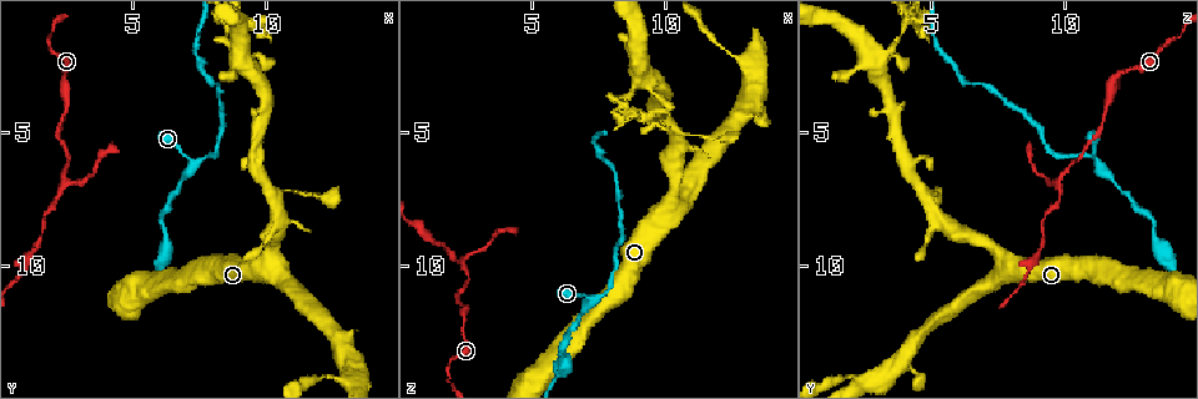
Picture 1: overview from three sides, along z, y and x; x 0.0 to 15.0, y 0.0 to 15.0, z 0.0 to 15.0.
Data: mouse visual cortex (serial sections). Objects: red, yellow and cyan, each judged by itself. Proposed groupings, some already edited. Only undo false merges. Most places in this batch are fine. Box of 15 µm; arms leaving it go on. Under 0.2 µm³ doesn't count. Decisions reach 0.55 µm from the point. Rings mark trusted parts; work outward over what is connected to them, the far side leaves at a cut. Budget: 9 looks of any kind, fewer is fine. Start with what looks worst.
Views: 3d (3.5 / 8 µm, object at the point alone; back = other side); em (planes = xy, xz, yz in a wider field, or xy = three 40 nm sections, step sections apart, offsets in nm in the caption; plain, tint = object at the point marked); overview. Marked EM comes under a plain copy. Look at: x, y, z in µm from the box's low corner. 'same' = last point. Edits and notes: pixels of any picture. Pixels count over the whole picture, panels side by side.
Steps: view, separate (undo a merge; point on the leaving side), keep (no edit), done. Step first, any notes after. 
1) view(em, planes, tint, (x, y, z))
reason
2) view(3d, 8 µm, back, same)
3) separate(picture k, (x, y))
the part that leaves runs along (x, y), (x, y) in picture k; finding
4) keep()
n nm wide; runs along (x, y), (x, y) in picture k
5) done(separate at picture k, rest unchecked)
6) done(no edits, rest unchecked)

view(3d, 3.5 µm, (7.2, 6.1, 11.3))
branch point

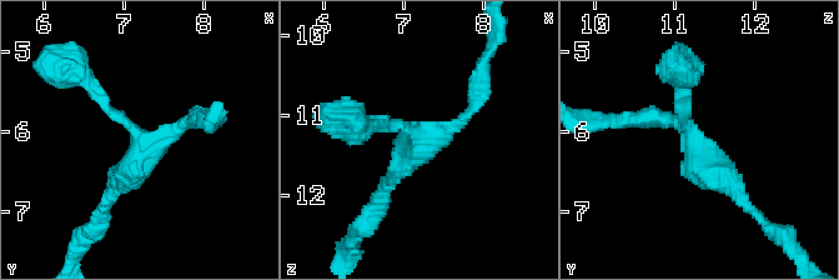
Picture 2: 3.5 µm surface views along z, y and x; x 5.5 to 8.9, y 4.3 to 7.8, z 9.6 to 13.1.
view(em, xy, step 2, tint, (7.25, 6.10, 11.25))
need the tissue

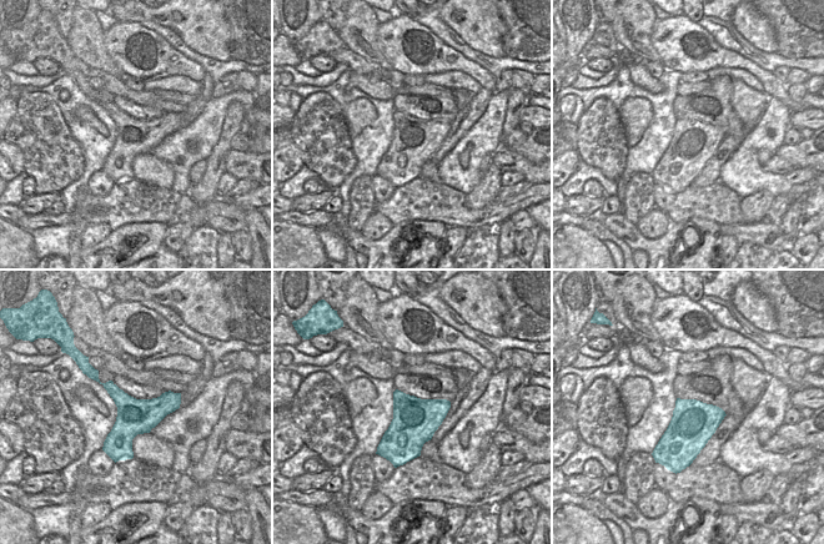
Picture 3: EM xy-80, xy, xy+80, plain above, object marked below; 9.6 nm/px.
keep()
runs along (93, 374), (125, 403), (129, 456) in picture 3; all the same cell

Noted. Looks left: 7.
view(3d, 3.5 µm, (2.4, 2.8, 12.2))
sudden change in width

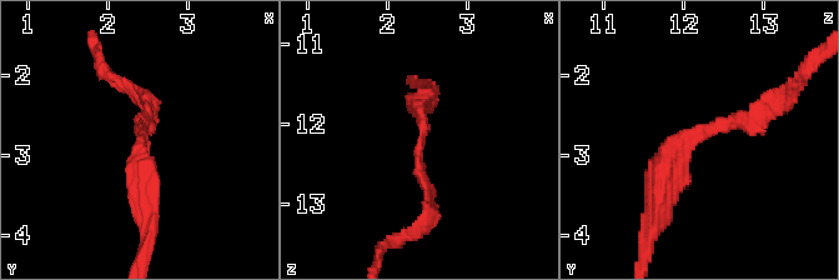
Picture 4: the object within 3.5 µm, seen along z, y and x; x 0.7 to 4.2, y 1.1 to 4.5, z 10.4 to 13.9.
view(em, xy, step 3, tint, (2.45, 2.75, 12.10))
need the tissue

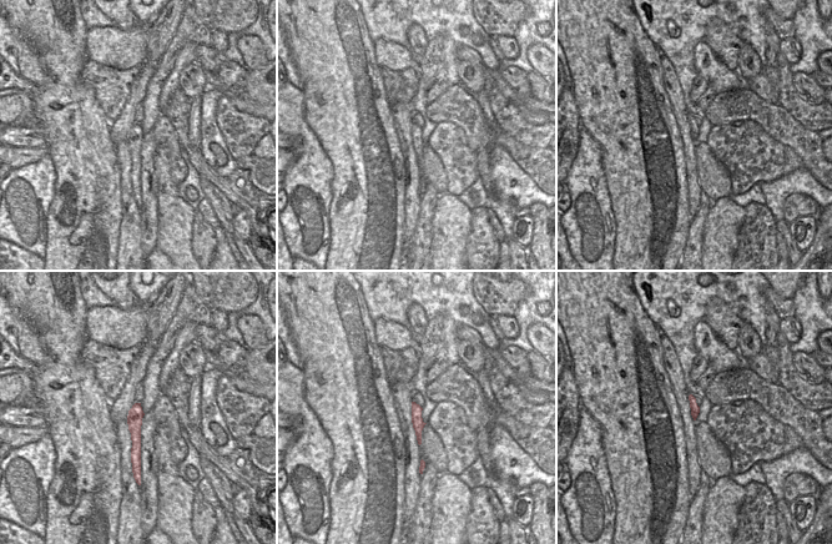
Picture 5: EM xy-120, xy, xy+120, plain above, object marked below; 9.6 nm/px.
keep()
runs along (758, 114), (688, 133), (659, 205) in picture 4; one cell here

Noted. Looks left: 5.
view(3d, 3.5 µm, (1.6, 8.6, 9.1))
thin neck

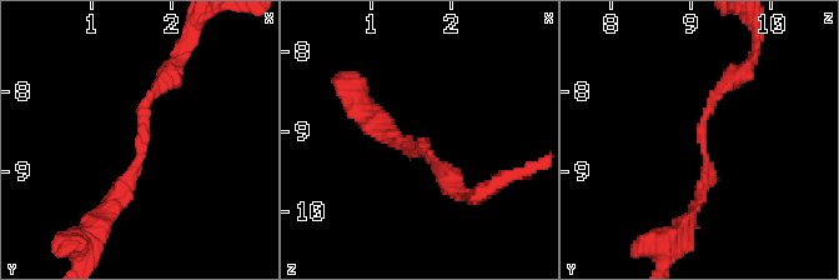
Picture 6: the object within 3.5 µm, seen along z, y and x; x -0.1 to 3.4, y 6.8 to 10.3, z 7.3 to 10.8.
keep()
runs along (167, 79), (147, 99), (140, 160), (105, 218) in picture 6; all the same cell

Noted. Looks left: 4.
view(3d, 3.5 µm, (12.9, 14.3, 2.3))
thick turns thin

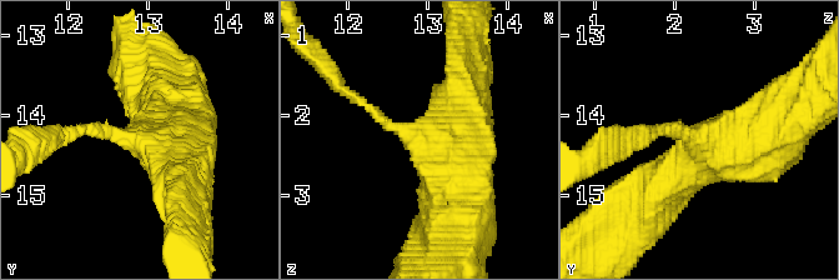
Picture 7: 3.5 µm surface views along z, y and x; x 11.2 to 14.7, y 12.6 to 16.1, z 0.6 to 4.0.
view(em, xy, step 3, tint, (12.95, 14.35, 2.30))
need the tissue

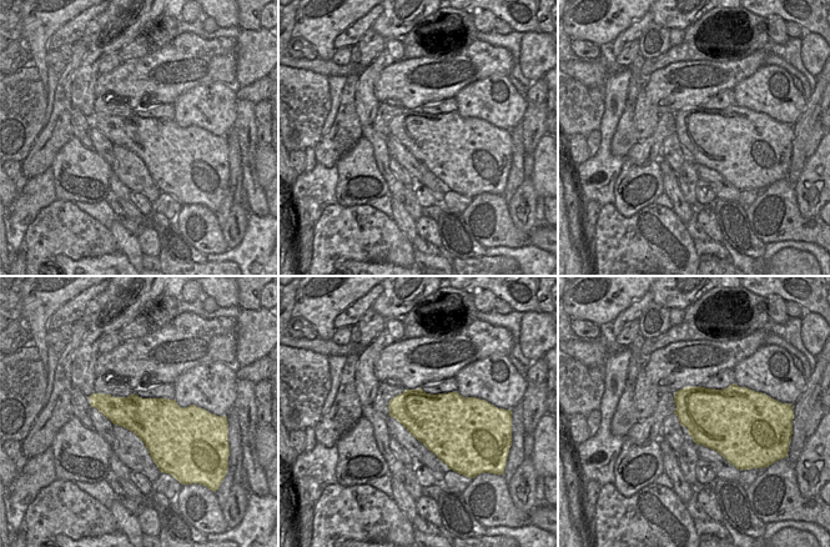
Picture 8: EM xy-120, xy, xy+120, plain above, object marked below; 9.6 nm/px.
keep()
runs along (448, 229), (445, 159), (376, 114) in picture 7; one cell here

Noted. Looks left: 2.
done(no edits, rest unchecked)

